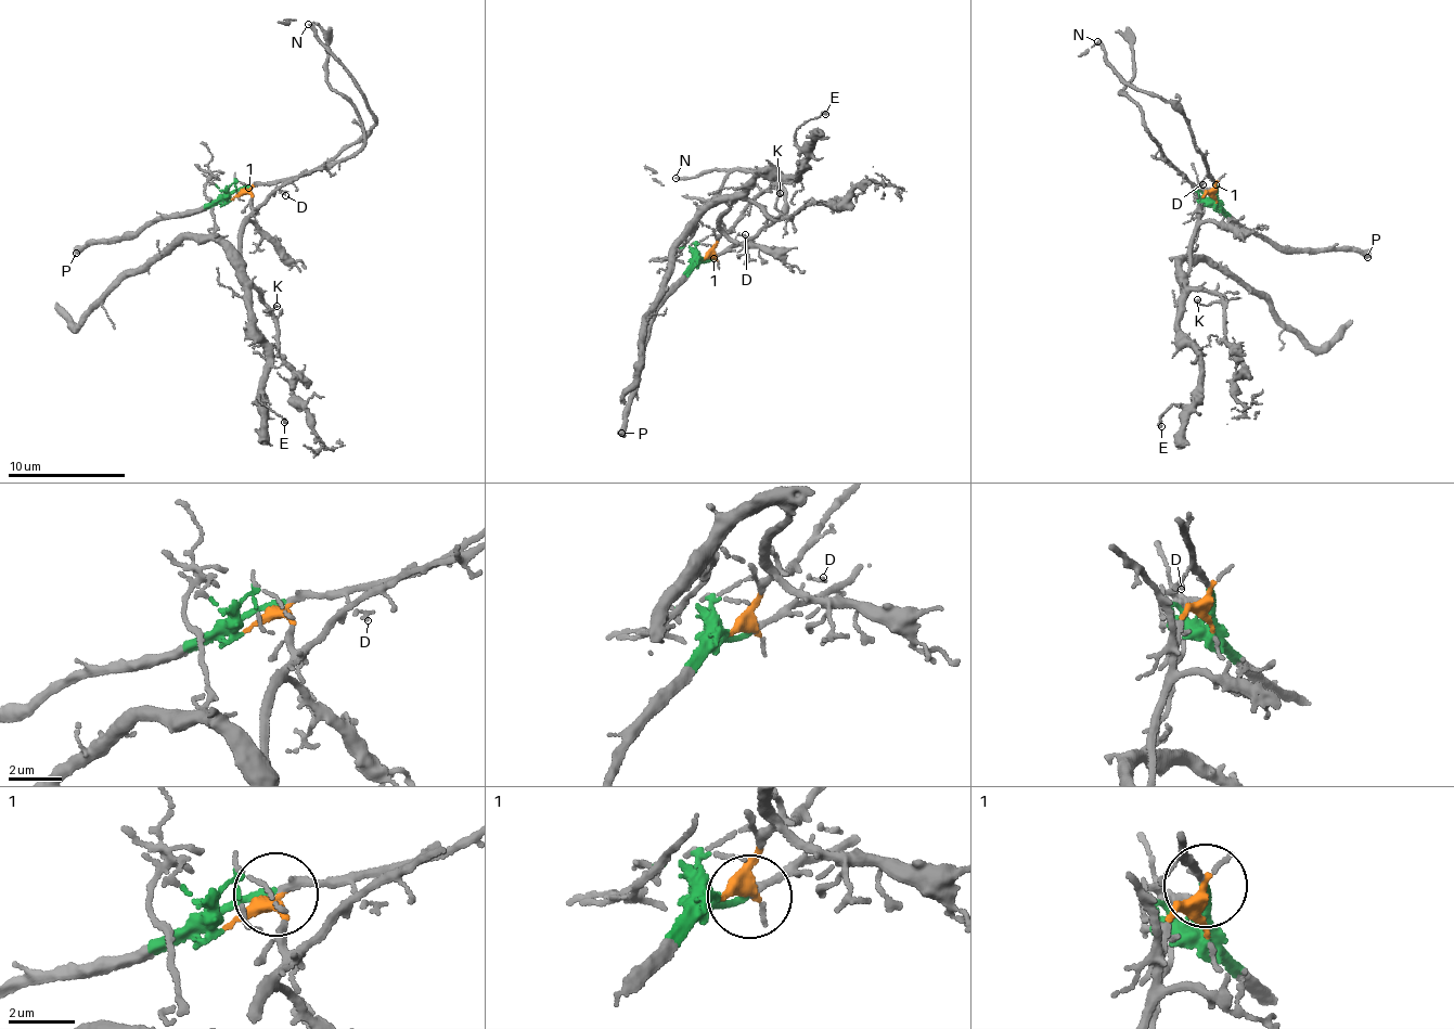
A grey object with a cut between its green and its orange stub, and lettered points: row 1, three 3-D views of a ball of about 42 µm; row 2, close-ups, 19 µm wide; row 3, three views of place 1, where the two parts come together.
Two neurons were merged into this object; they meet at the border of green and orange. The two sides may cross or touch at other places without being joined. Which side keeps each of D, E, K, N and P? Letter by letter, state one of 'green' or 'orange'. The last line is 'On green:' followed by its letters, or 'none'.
D: green
E: orange
K: orange
N: green
P: green
On green: D, N, P

